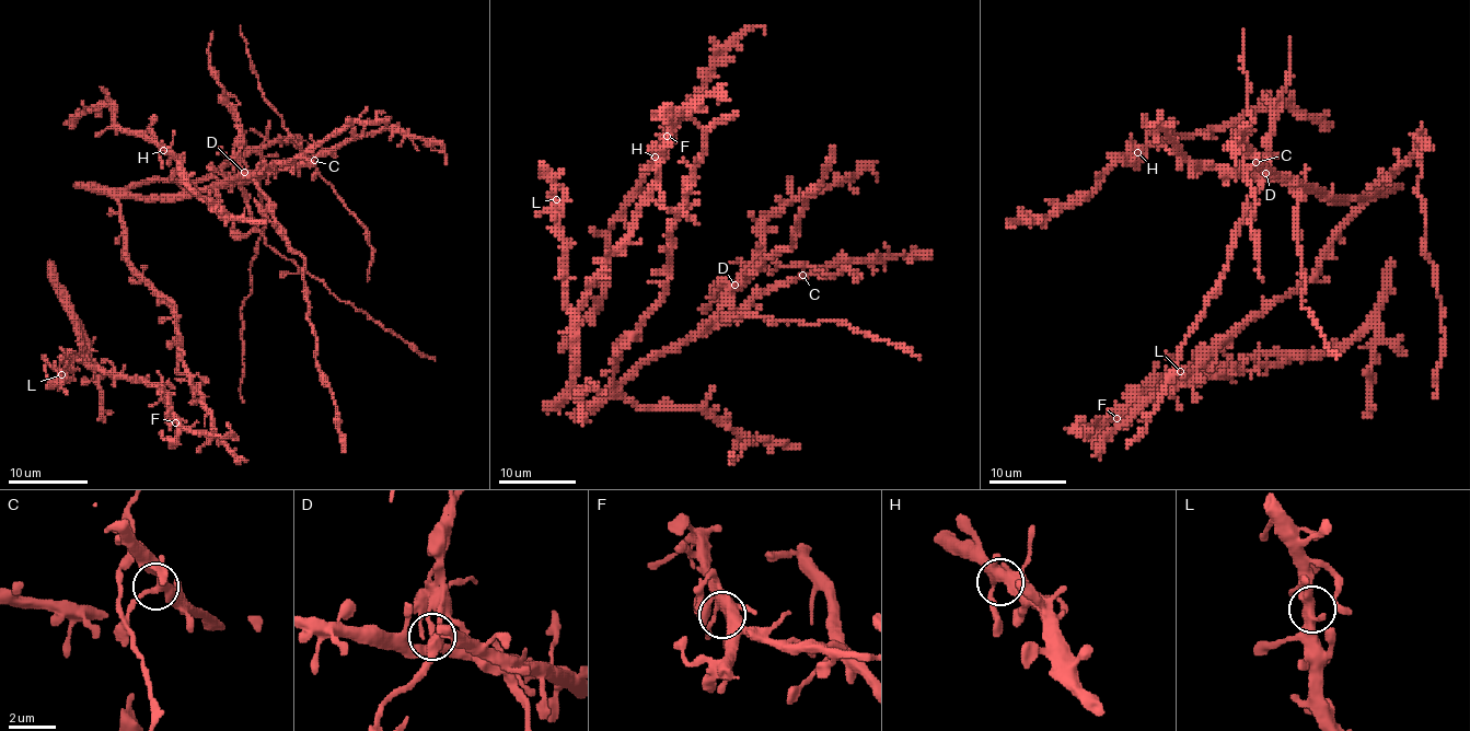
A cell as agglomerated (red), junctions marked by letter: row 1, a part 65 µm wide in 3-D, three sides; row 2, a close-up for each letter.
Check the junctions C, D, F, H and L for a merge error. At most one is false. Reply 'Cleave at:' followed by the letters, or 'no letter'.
Cleave at: D

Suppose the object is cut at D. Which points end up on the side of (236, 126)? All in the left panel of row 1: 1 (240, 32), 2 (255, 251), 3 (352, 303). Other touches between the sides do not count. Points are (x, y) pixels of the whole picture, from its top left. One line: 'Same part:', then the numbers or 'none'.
Same part: 3

